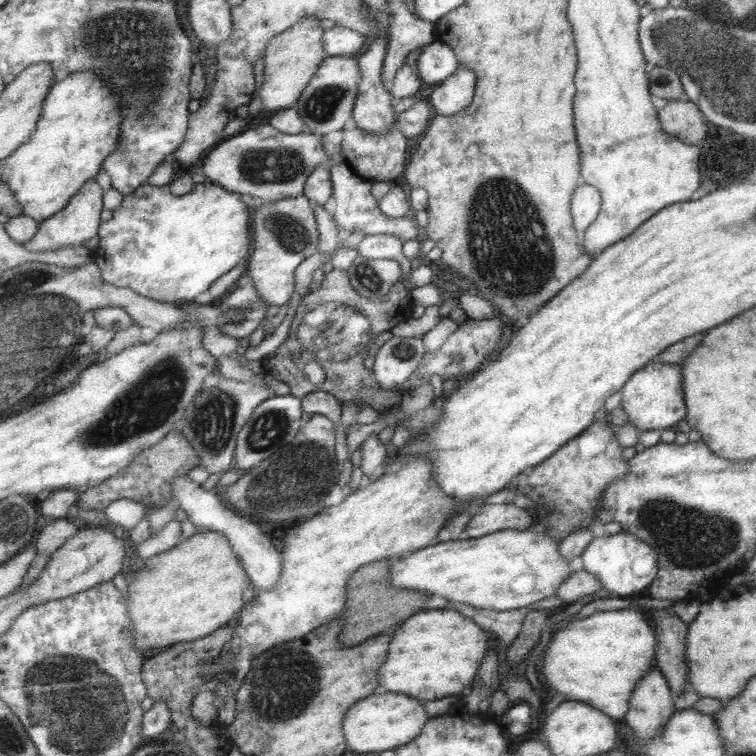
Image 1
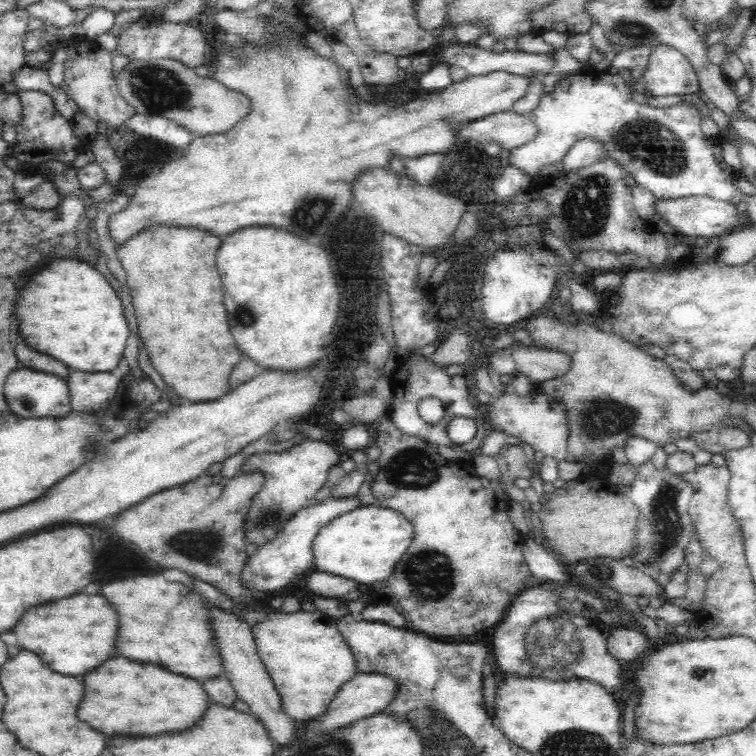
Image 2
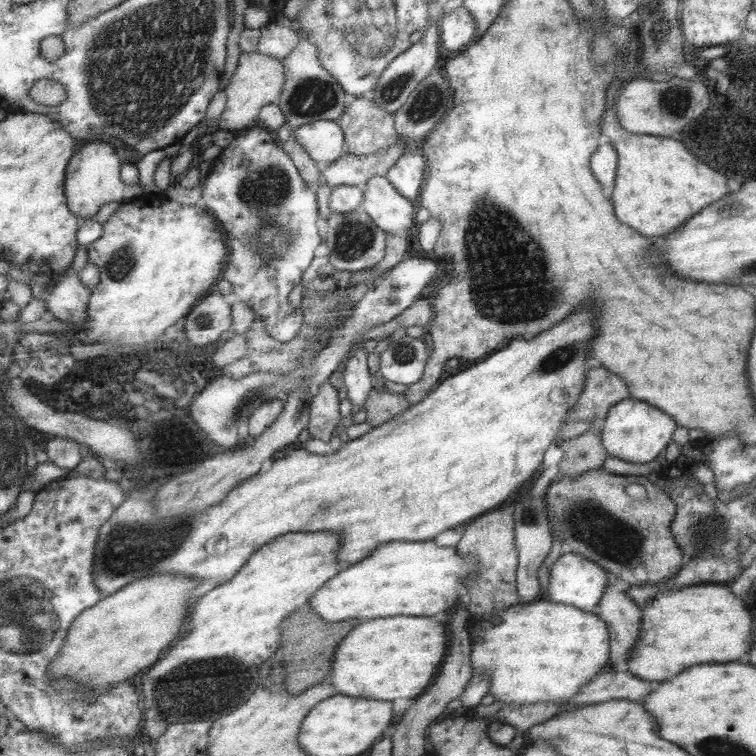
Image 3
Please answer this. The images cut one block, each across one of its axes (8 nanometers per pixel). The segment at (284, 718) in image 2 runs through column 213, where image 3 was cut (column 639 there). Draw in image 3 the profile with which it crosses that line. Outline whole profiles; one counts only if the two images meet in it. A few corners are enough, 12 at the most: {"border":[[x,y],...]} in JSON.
{"border":[[608,582],[596,615],[608,628],[611,668],[624,669],[641,607]]}

